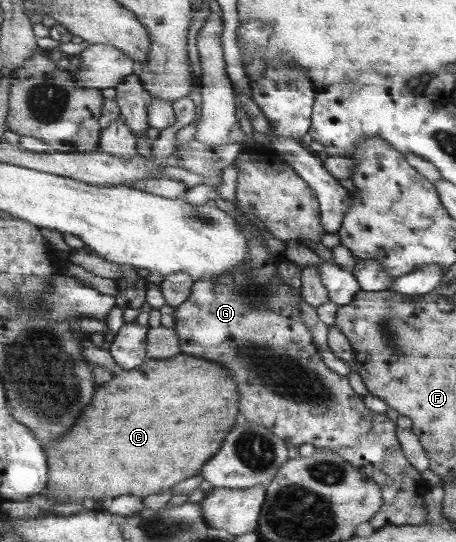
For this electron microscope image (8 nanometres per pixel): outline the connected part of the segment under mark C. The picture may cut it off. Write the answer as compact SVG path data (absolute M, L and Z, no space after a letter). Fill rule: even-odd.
M184 352L171 359L147 358L138 368L132 370L118 369L112 380L96 388L92 404L88 406L88 410L84 408L82 418L78 418L74 428L68 434L64 434L60 440L45 444L50 482L48 482L48 490L40 496L62 503L66 498L68 502L78 502L78 488L80 488L80 500L86 498L104 500L104 498L118 498L124 494L144 498L170 490L172 486L176 486L186 478L201 475L204 466L220 450L226 434L231 432L232 427L238 422L241 415L240 403L236 381L227 368ZM172 386L176 390L180 388L180 392L188 396L188 414L186 414L186 398L172 398Z

